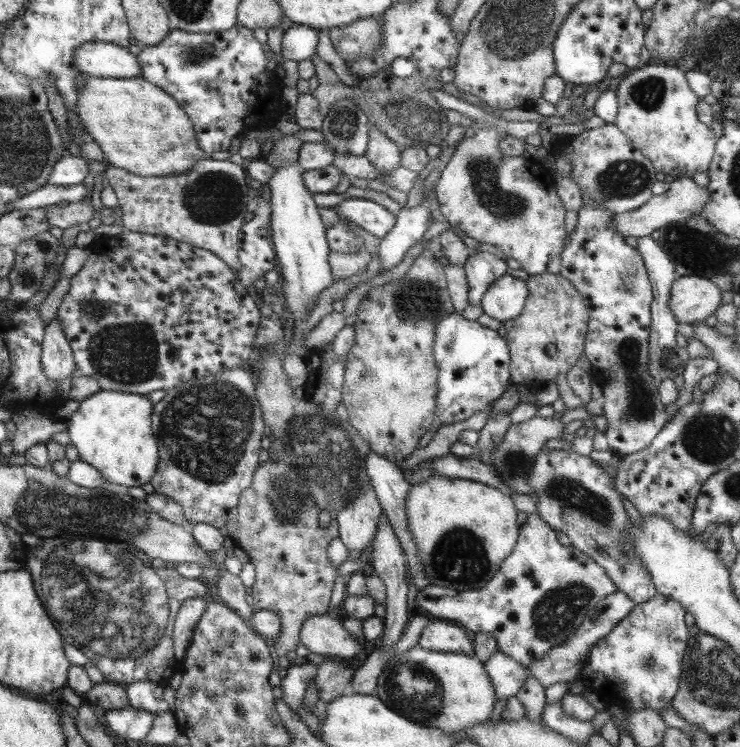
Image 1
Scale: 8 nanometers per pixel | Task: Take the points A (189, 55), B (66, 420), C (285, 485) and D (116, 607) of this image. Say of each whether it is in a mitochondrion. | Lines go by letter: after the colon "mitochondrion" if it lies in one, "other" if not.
A: mitochondrion
B: other
C: mitochondrion
D: mitochondrion

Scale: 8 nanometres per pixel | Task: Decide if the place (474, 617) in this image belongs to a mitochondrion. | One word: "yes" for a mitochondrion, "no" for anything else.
no

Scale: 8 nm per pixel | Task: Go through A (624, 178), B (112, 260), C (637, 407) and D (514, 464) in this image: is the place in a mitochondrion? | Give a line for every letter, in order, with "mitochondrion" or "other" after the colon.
A: mitochondrion
B: other
C: mitochondrion
D: mitochondrion

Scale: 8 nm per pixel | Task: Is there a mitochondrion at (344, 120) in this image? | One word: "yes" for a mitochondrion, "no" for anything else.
yes

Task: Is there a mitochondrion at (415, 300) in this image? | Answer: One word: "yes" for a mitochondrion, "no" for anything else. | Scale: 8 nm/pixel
yes

